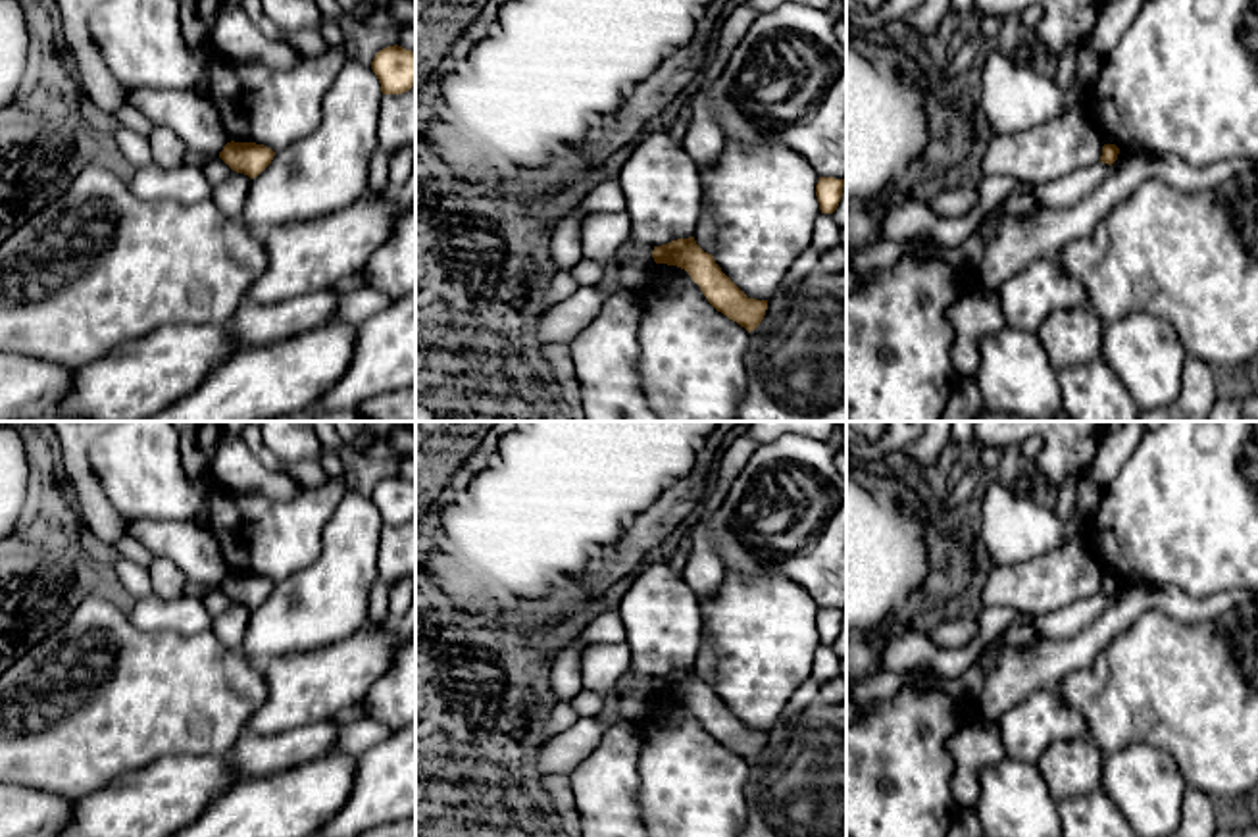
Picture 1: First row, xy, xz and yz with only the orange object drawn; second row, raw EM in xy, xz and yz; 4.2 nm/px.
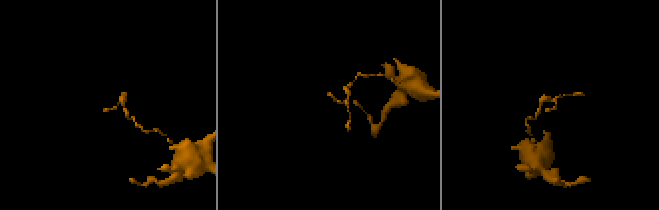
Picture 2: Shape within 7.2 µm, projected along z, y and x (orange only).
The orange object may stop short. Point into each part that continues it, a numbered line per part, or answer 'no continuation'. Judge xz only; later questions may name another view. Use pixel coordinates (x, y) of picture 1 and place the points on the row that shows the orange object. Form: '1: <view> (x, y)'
no continuation

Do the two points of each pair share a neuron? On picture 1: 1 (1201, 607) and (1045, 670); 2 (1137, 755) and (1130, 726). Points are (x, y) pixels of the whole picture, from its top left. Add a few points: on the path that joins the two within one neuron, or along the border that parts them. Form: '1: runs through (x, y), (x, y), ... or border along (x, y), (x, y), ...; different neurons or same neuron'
1: runs through (1162, 601), (1135, 601), (1083, 647); same neuron
2: border along (1105, 755), (1149, 743), (1174, 762); different neurons

